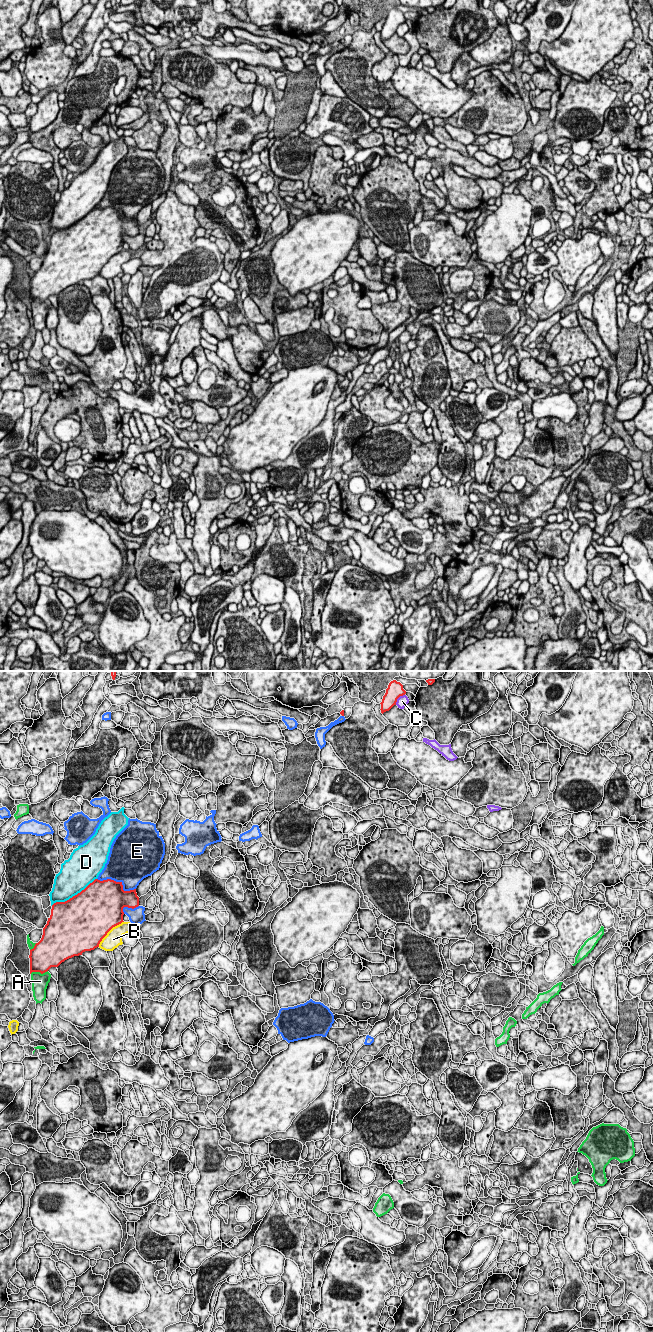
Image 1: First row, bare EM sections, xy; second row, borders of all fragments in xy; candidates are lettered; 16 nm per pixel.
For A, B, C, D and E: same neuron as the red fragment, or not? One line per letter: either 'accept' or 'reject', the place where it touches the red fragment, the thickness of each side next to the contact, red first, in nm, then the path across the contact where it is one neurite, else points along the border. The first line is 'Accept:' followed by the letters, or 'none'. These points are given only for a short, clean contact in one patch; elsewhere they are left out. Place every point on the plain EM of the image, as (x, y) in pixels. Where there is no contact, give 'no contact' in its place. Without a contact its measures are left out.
Accept: B
A: reject; contact xy (38, 299); calibres 420 and 260 nm
B: accept; contact xy (108, 259); calibres 500 and 280 nm
C: reject; contact xy (398, 25); calibres 260 and 180 nm
D: reject; contact xy (73, 224); calibres 500 and 460 nm
E: reject; contact xy (118, 210); calibres 480 and 480 nm

